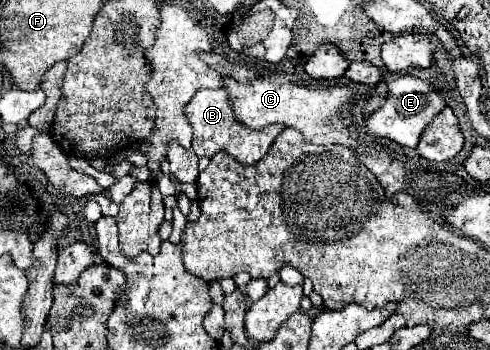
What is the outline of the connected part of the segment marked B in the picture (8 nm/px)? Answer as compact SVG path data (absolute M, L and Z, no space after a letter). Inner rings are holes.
M199 89L193 95L193 99L187 103L185 117L193 127L195 155L213 157L217 151L227 151L239 163L245 163L245 165L257 163L267 153L271 143L277 139L277 135L285 129L283 125L271 125L271 127L255 131L255 129L249 129L247 125L241 125L241 121L233 117L233 103L229 101L229 95L225 93L225 89Z

